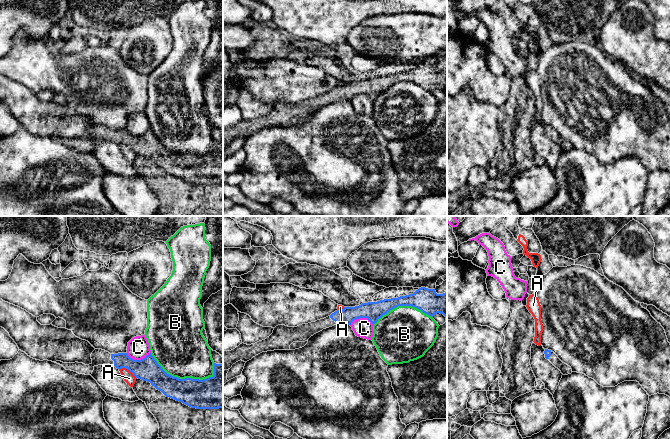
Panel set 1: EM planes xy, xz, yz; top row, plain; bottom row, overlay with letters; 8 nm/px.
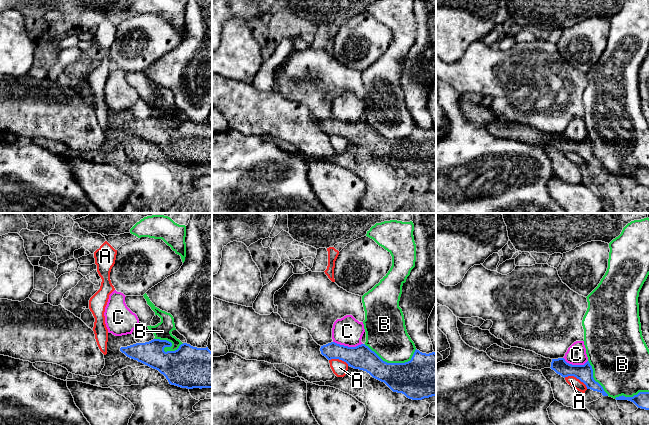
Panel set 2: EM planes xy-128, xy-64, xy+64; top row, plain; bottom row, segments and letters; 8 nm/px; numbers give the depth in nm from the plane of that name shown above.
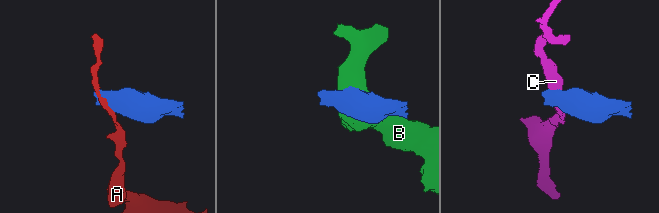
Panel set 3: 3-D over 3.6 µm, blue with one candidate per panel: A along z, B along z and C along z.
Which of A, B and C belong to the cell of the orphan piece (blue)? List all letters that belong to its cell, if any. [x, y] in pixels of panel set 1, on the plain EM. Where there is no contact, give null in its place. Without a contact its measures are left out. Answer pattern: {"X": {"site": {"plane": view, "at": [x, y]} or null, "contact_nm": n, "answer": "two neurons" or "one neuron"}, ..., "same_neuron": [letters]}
{"A": {"site": {"plane": "xy", "at": [128, 145]}, "contact_nm": 170, "answer": "two neurons"}, "B": {"site": {"plane": "xy", "at": [181, 155]}, "contact_nm": 550, "answer": "two neurons"}, "C": {"site": {"plane": "xy", "at": [138, 136]}, "contact_nm": 200, "answer": "two neurons"}, "same_neuron": []}

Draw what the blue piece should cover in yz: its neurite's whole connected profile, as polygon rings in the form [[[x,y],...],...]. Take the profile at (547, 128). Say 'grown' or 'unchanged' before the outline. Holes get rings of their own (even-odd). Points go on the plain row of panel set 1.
grown; [[[545,125],[544,130],[545,134],[548,135],[556,144],[558,144],[563,151],[572,149],[571,143],[563,139],[554,128]]]

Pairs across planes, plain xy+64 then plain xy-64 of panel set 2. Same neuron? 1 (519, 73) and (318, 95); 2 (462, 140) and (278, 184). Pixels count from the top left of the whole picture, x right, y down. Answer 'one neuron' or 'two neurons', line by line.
1: one neuron
2: one neuron

